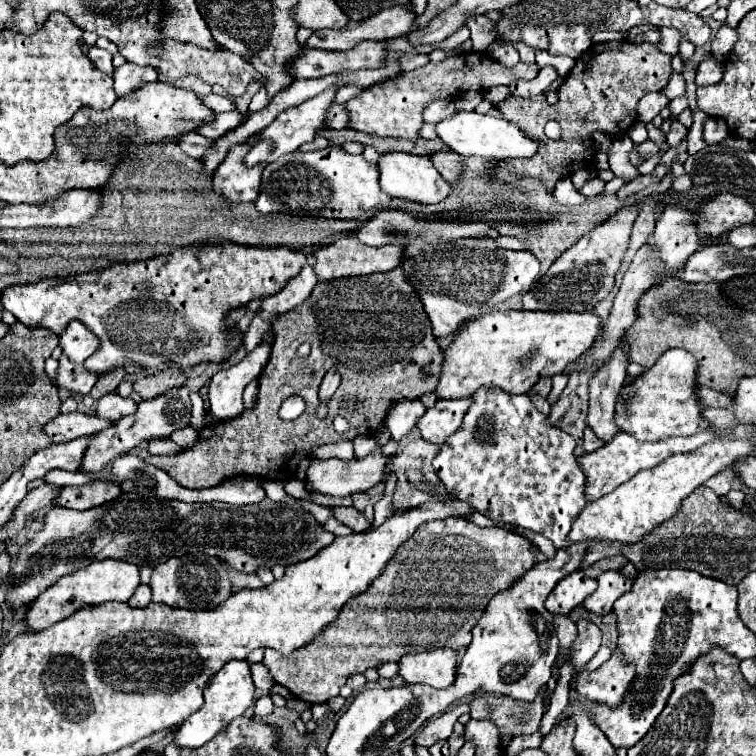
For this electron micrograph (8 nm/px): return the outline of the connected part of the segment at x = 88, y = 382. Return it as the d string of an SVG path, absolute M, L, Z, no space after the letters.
M65 355L59 359L59 369L57 369L57 383L73 393L87 395L91 387L95 385L97 375L89 373L83 365L71 363Z

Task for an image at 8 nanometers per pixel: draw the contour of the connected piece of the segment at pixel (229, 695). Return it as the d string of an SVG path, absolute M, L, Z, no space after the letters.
M229 661L217 675L213 675L213 681L209 681L209 685L205 687L205 703L203 707L193 713L193 717L187 717L185 723L181 723L177 727L177 731L173 733L173 743L177 743L177 747L201 747L205 743L209 743L217 733L225 731L227 725L241 717L251 705L253 705L253 681L251 681L251 673L249 673L249 663L247 661Z

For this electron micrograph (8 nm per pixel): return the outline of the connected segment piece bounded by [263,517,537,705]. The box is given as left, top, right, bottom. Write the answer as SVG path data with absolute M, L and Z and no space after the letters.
M459 517L429 521L421 525L421 529L417 529L417 533L413 533L413 537L409 537L401 549L397 549L393 561L385 565L381 577L377 577L377 581L373 581L365 593L359 593L357 597L351 597L349 603L345 603L345 609L341 609L337 621L325 627L311 641L311 645L303 645L289 655L279 655L275 649L265 649L263 665L269 669L275 683L287 687L297 699L313 705L327 703L331 697L339 695L339 689L345 685L349 675L363 673L367 667L377 667L385 661L399 661L401 653L435 647L467 647L471 643L471 629L479 621L489 599L501 589L509 587L509 583L519 579L529 567L533 567L535 555L537 549L531 541L501 527L481 529L475 523Z

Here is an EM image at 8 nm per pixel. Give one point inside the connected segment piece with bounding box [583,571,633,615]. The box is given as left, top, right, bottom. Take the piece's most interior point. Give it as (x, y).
(612, 585)

